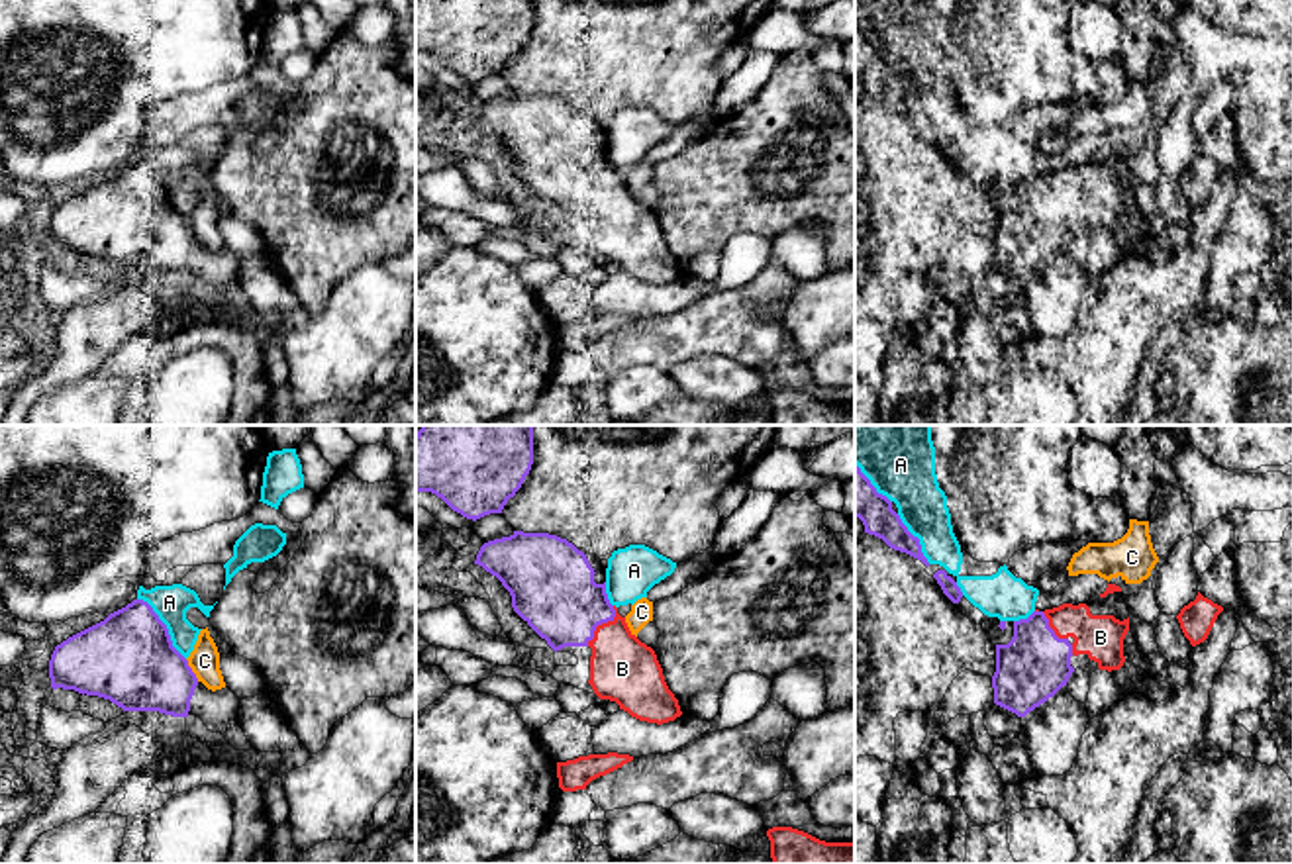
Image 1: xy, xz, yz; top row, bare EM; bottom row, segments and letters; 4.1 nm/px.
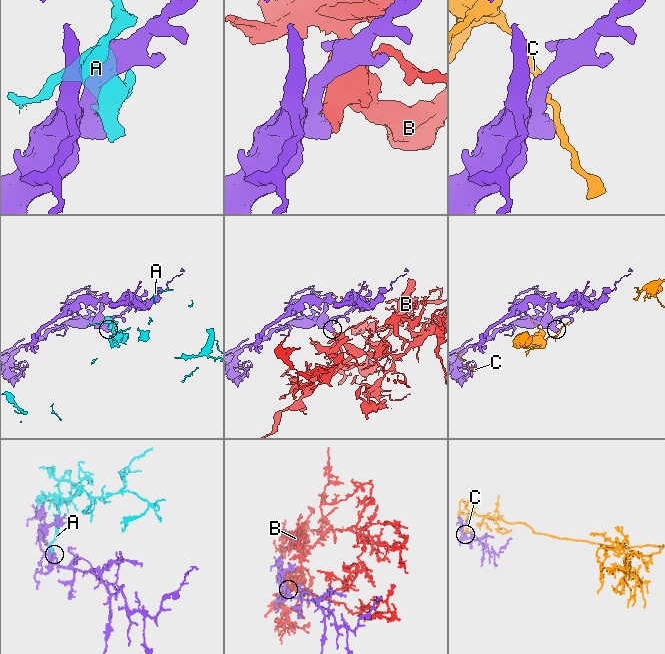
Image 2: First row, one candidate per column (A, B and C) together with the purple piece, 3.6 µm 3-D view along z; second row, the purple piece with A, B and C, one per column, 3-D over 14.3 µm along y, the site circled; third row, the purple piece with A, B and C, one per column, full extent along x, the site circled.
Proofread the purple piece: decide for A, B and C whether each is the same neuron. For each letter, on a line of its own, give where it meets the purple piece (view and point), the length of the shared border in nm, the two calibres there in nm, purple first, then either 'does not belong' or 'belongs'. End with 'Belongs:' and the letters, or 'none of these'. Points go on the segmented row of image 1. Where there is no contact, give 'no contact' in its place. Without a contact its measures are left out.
A: meets purple in xy at (165, 627); contact 320 nm long; 380 nm thick on the purple side, 140 nm on the other; does not belong
B: meets purple in xz at (600, 624); contact 200 nm long; 340 nm thick on the purple side, 280 nm on the other; belongs
C: meets purple in xy at (191, 671); contact 110 nm long; 360 nm thick on the purple side, 130 nm on the other; does not belong
Belongs: B

